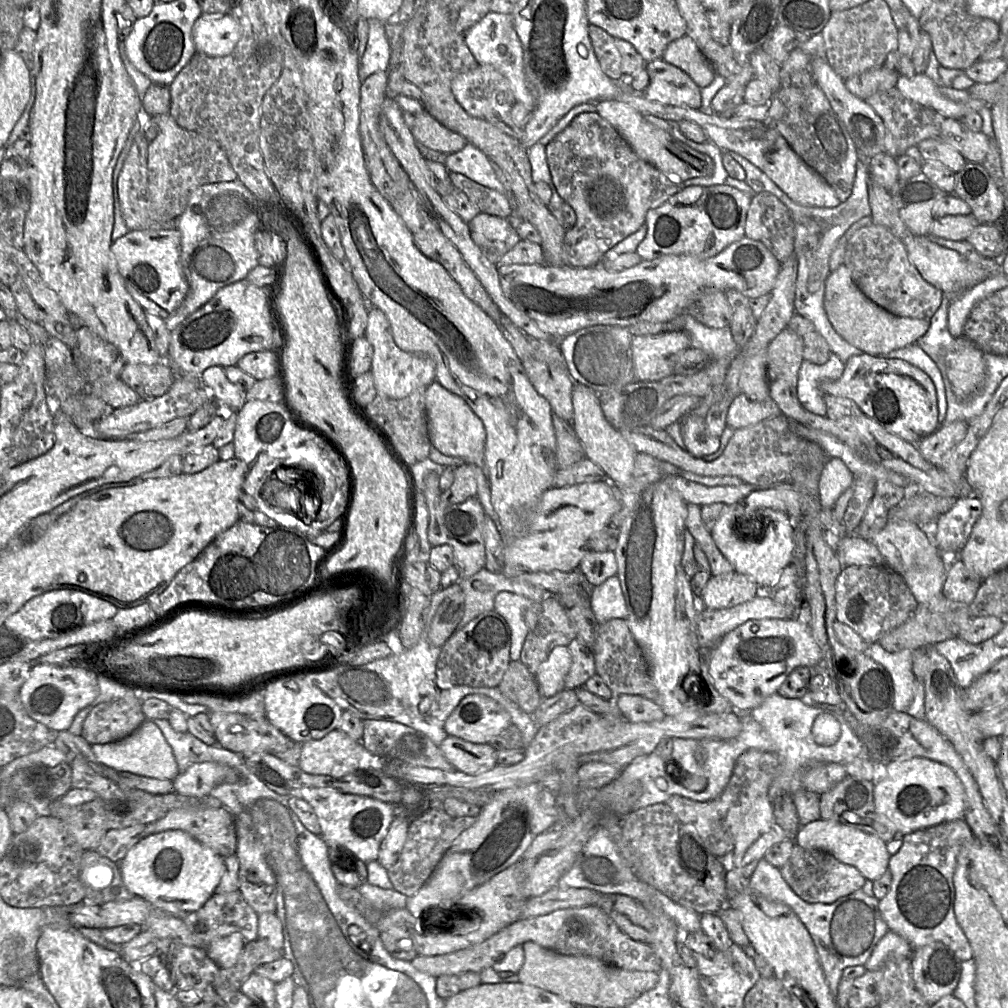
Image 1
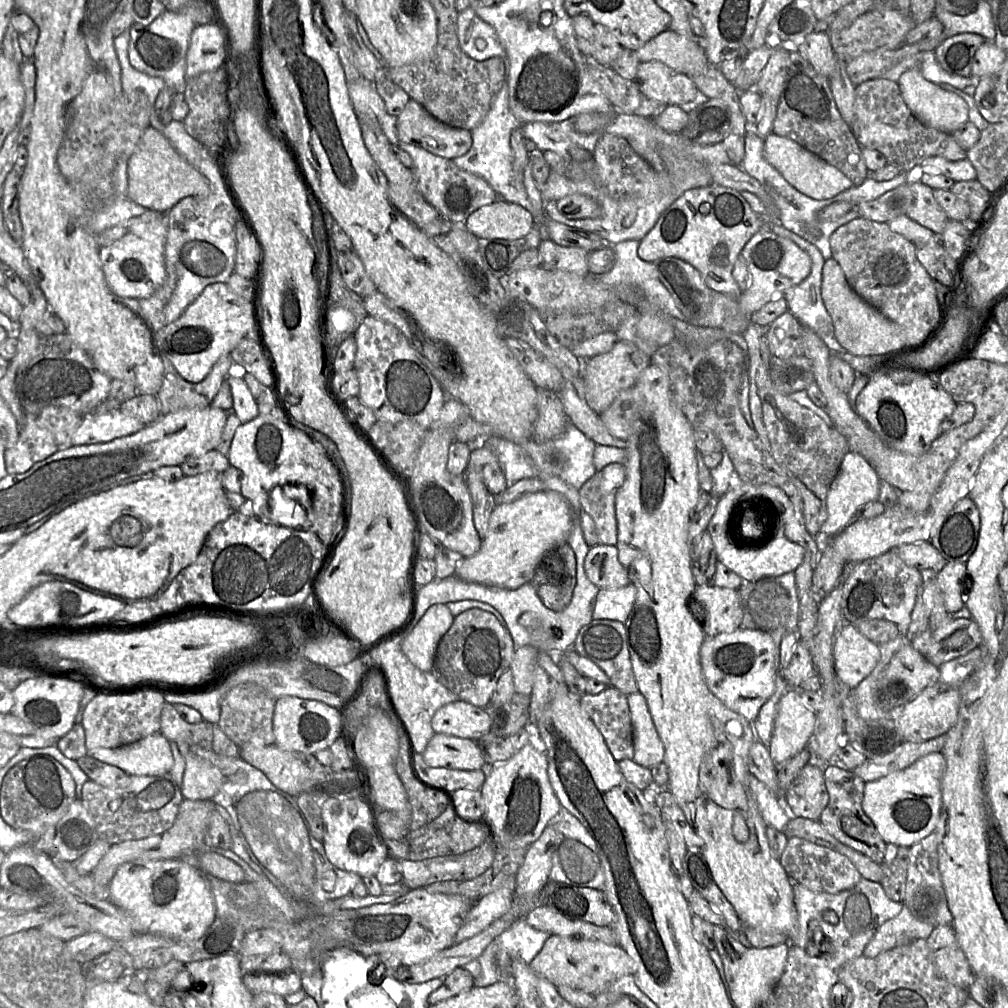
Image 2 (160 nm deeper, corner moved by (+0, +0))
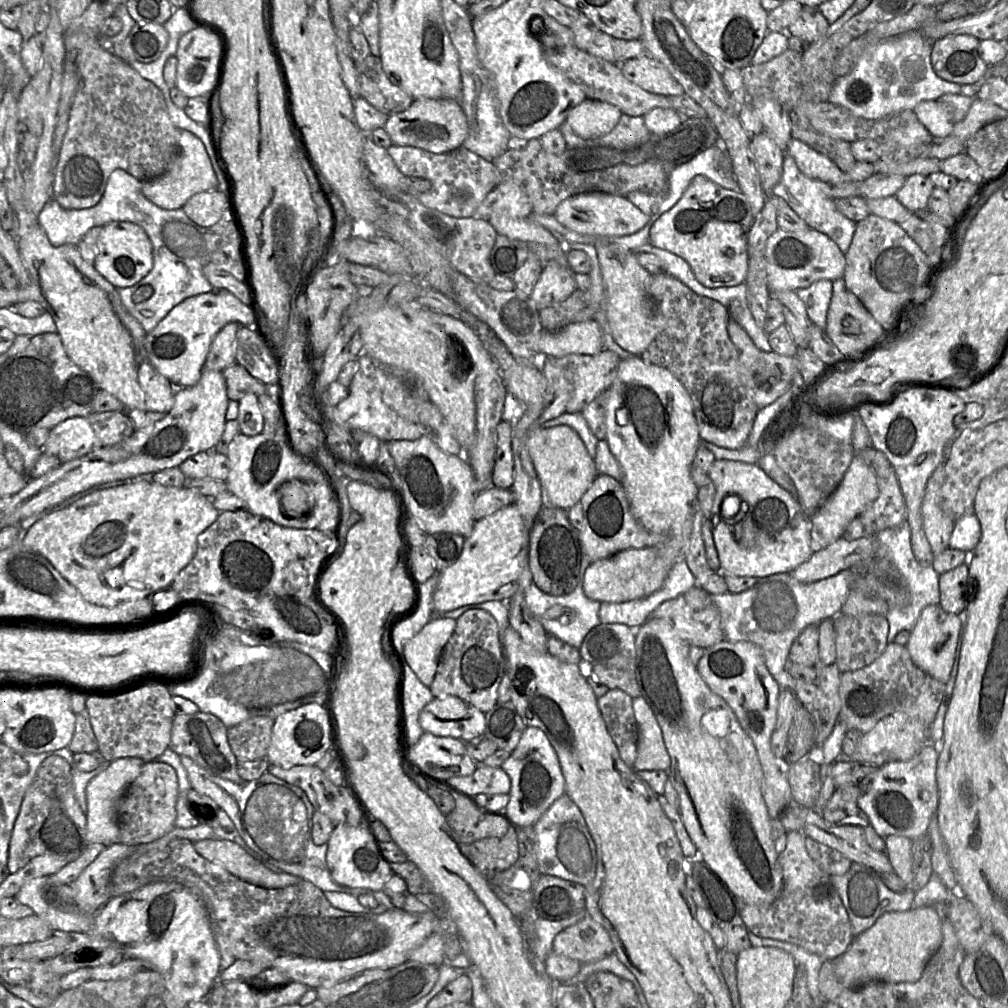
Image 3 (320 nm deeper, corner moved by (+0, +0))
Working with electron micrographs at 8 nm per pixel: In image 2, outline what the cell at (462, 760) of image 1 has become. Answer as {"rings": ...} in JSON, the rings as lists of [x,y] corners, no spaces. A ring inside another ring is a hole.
{"rings":[[[441,733],[429,741],[422,753],[424,762],[435,768],[473,771],[488,768],[476,740]]]}

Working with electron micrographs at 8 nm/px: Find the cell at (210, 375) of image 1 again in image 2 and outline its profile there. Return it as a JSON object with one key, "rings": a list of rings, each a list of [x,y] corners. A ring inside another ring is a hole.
{"rings":[[[234,368],[230,370],[226,380],[230,386],[233,406],[236,416],[239,418],[241,424],[253,420],[259,415],[257,402],[252,397],[246,383],[241,377],[241,370]]]}

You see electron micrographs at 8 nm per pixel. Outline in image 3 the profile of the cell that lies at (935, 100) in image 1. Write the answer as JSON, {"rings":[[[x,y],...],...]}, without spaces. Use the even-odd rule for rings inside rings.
{"rings":[[[924,100],[913,109],[919,121],[936,137],[951,135],[954,129],[953,112],[951,108],[938,100]]]}

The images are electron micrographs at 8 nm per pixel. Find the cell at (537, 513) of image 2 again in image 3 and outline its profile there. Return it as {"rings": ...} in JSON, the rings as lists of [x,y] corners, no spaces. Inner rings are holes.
{"rings":[[[514,504],[475,521],[458,560],[444,571],[437,572],[440,578],[433,595],[434,609],[447,612],[492,600],[508,602],[519,587],[524,567],[528,565],[530,529]]]}

